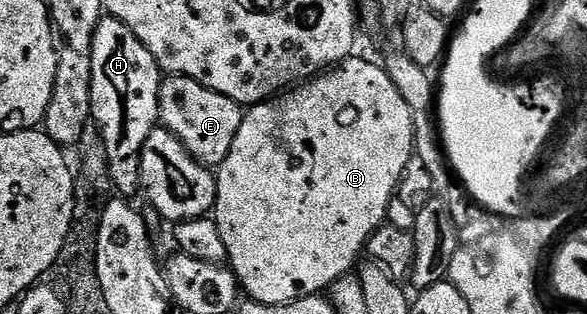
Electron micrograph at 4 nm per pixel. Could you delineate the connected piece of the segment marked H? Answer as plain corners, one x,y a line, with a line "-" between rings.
104,17
98,22
92,47
92,105
90,114
98,122
102,148
110,166
113,190
122,197
139,194
142,181
142,150
148,133
159,126
158,102
164,72
143,45
119,19

